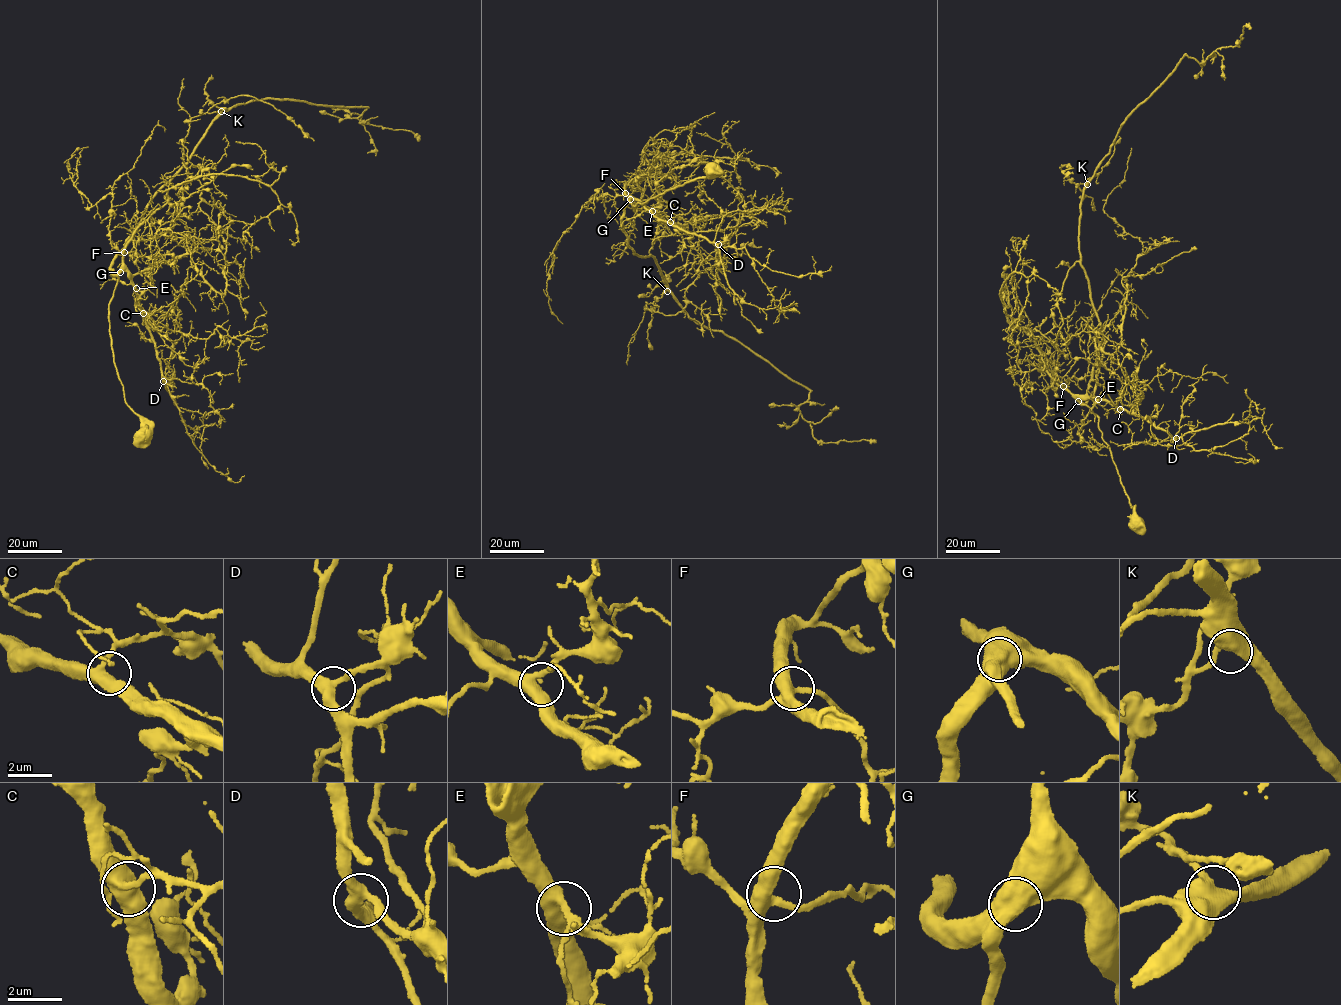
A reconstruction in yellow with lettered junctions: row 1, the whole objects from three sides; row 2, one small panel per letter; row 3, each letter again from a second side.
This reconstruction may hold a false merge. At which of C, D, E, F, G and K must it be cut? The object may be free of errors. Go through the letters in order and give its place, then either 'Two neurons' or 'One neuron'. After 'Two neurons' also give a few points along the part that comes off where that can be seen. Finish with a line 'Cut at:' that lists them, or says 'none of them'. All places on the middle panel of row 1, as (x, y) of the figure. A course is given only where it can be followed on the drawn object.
C: Place: (670, 222). One neuron
D: Place: (718, 244). One neuron
E: Place: (652, 211). One neuron
F: Place: (625, 193). One neuron
G: Place: (630, 199). One neuron
K: Place: (667, 291). One neuron
Cut at: none of them

